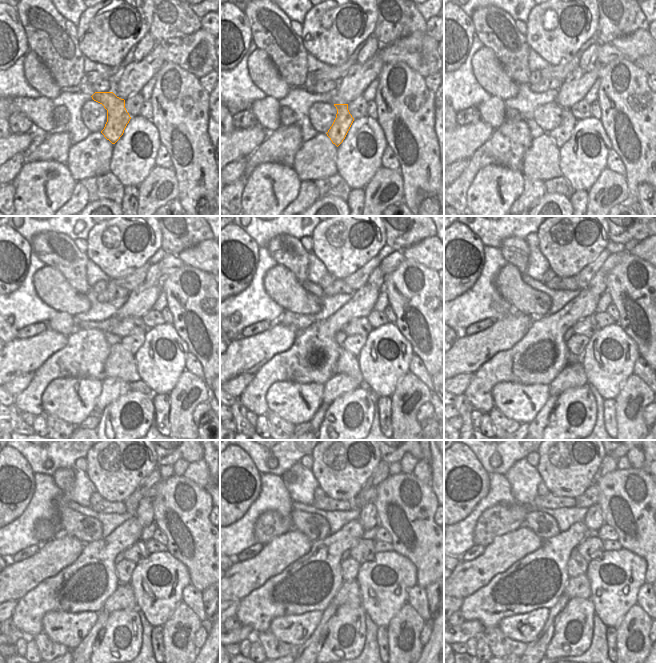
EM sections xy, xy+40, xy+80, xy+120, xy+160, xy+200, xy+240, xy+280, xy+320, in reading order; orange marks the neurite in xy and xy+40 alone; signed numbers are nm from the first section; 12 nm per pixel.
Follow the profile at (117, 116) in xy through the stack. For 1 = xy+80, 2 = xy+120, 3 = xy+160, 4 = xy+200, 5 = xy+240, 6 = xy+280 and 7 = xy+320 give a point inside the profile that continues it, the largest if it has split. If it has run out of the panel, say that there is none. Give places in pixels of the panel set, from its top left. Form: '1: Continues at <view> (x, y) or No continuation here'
1: Continues at xy+80 (561, 134)
2: Continues at xy+120 (132, 343)
3: Continues at xy+160 (354, 344)
4: Continues at xy+200 (576, 345)
5: Continues at xy+240 (124, 569)
6: Continues at xy+280 (350, 567)
7: Continues at xy+320 (577, 565).

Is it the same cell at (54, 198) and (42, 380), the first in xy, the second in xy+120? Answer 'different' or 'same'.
different

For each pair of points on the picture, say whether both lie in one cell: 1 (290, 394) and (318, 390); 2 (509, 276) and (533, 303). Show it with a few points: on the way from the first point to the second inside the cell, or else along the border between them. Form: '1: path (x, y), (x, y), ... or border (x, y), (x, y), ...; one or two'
1: path (297, 392), (299, 390), (311, 390); one
2: path (513, 283), (526, 296); one

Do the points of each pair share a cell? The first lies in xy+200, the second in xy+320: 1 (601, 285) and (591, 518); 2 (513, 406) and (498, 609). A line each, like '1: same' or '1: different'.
1: same
2: different

